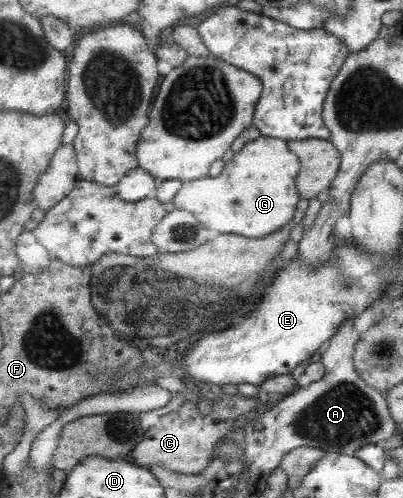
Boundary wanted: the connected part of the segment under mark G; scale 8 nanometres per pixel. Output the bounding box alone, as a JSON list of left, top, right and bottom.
[173,135,303,239]

